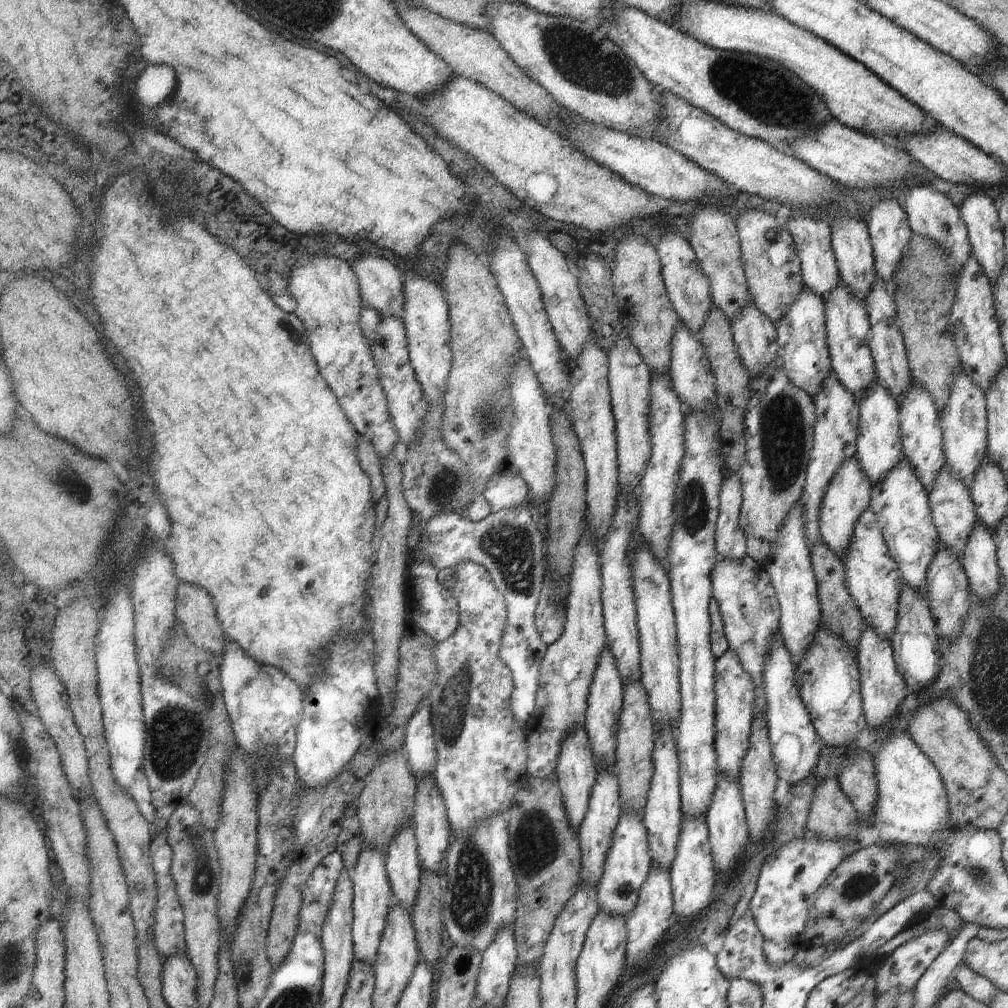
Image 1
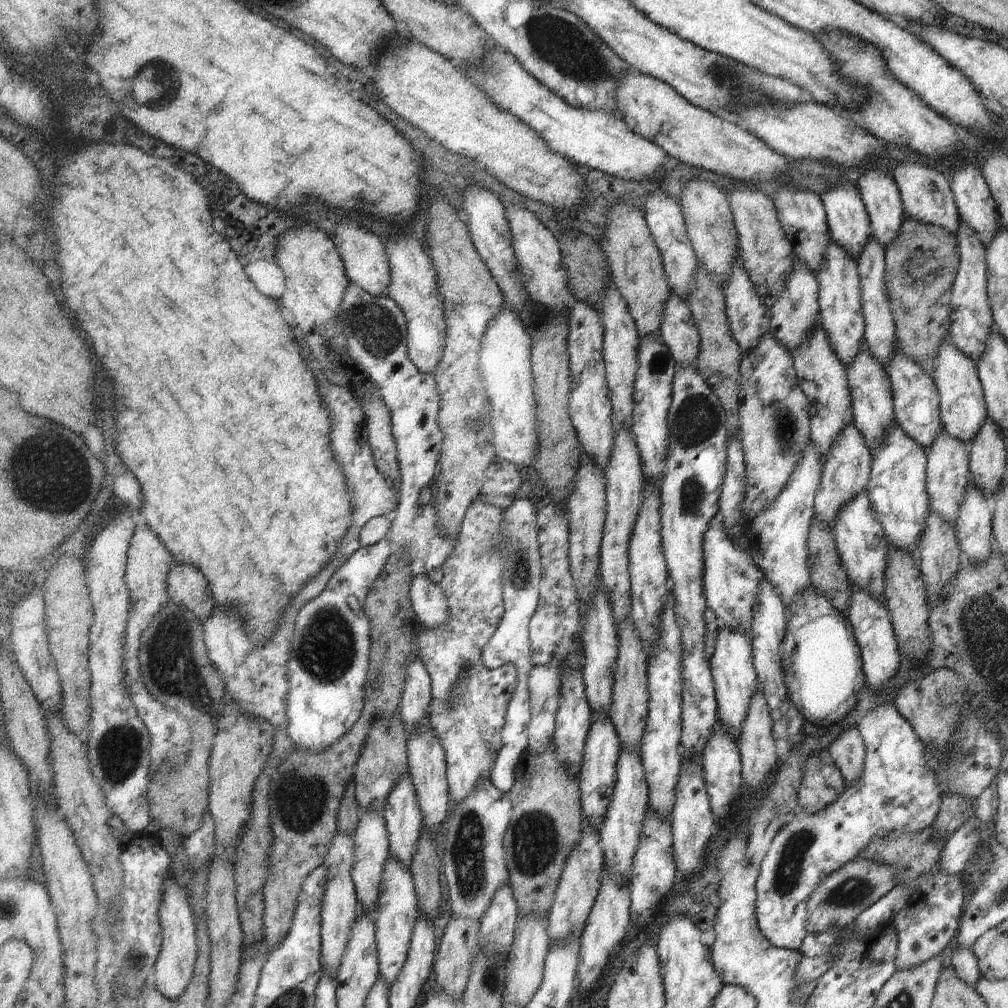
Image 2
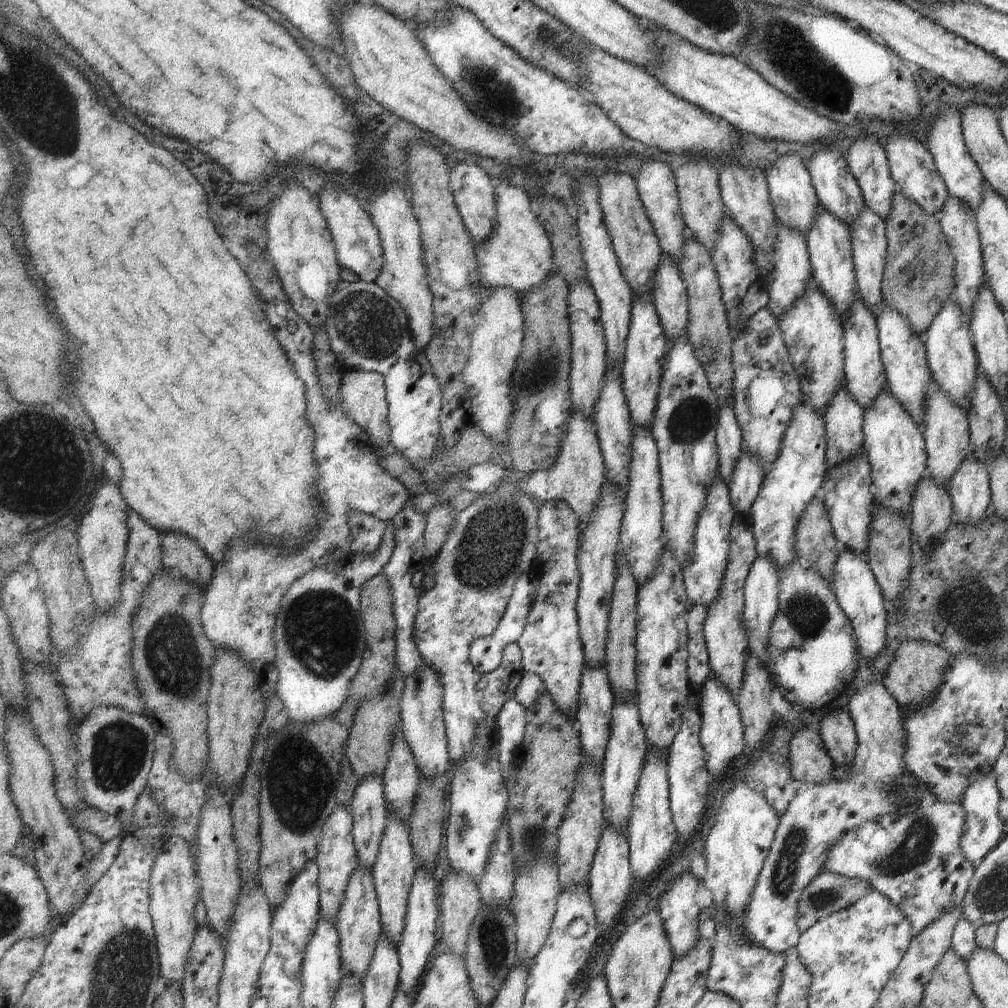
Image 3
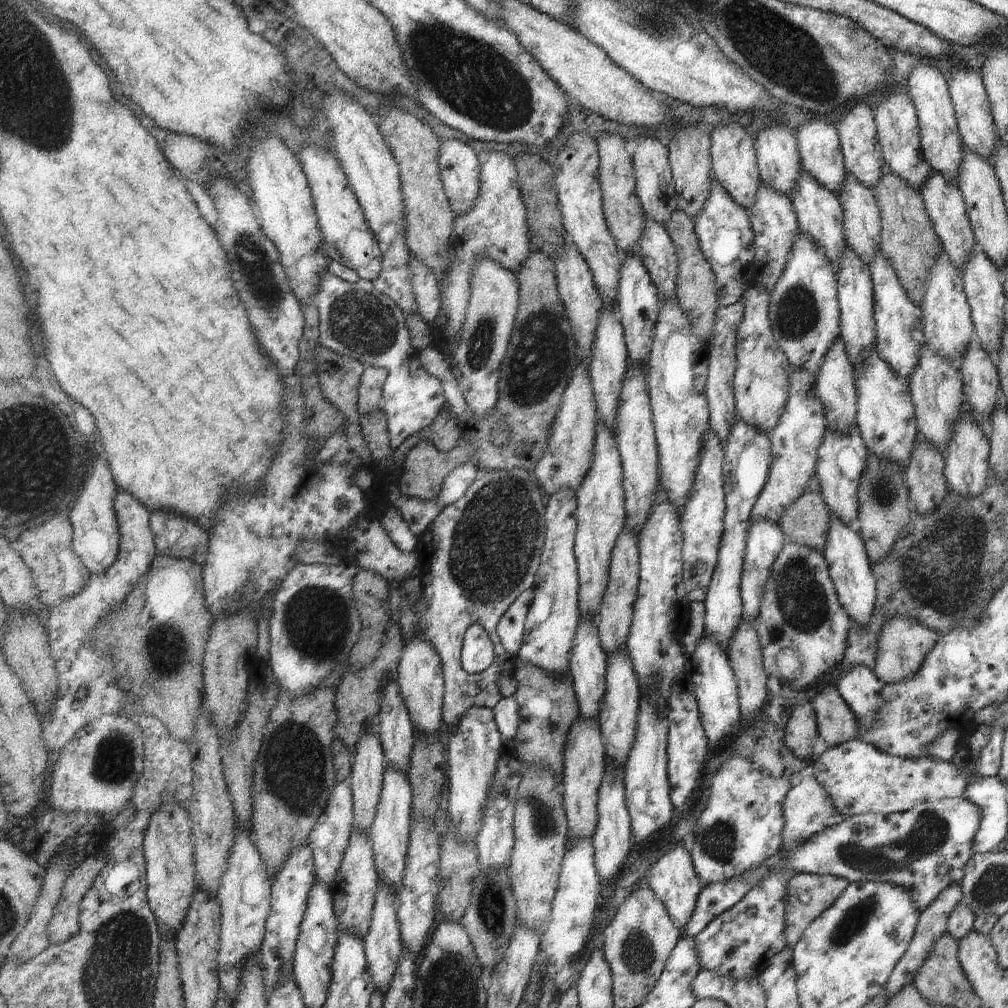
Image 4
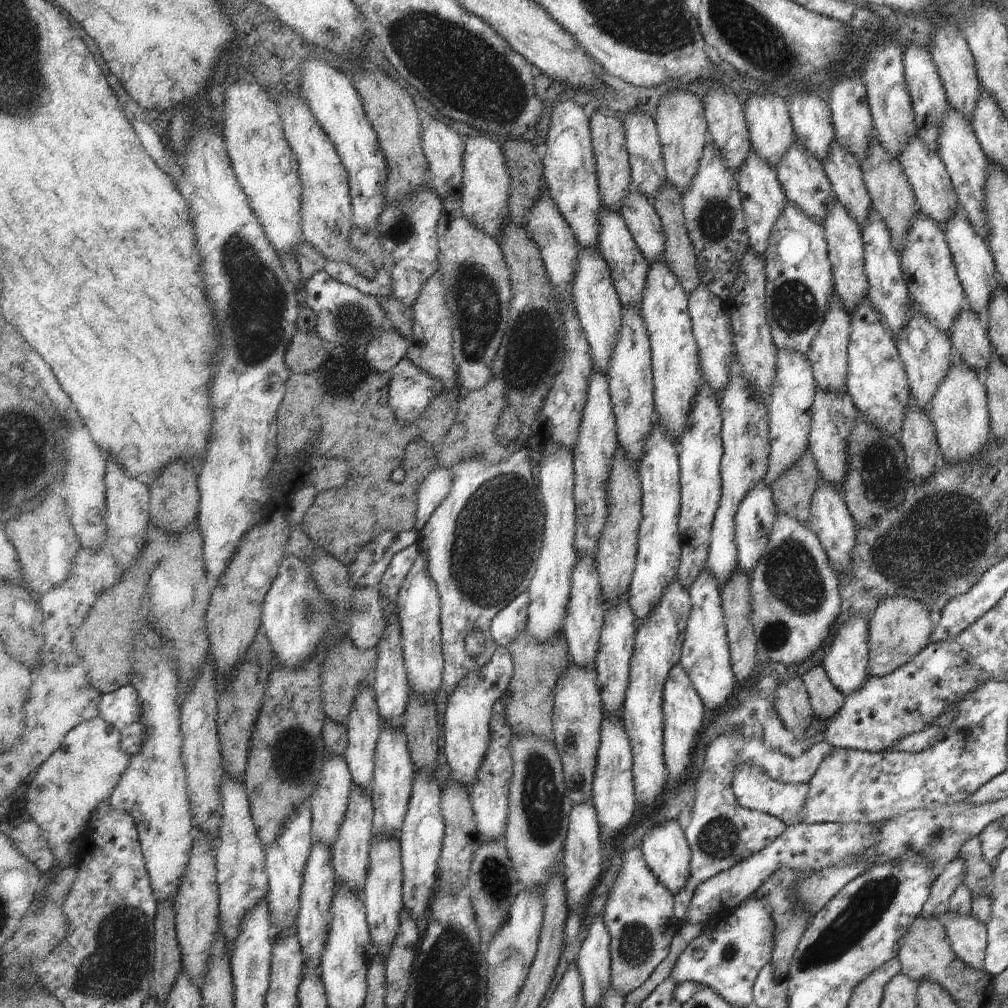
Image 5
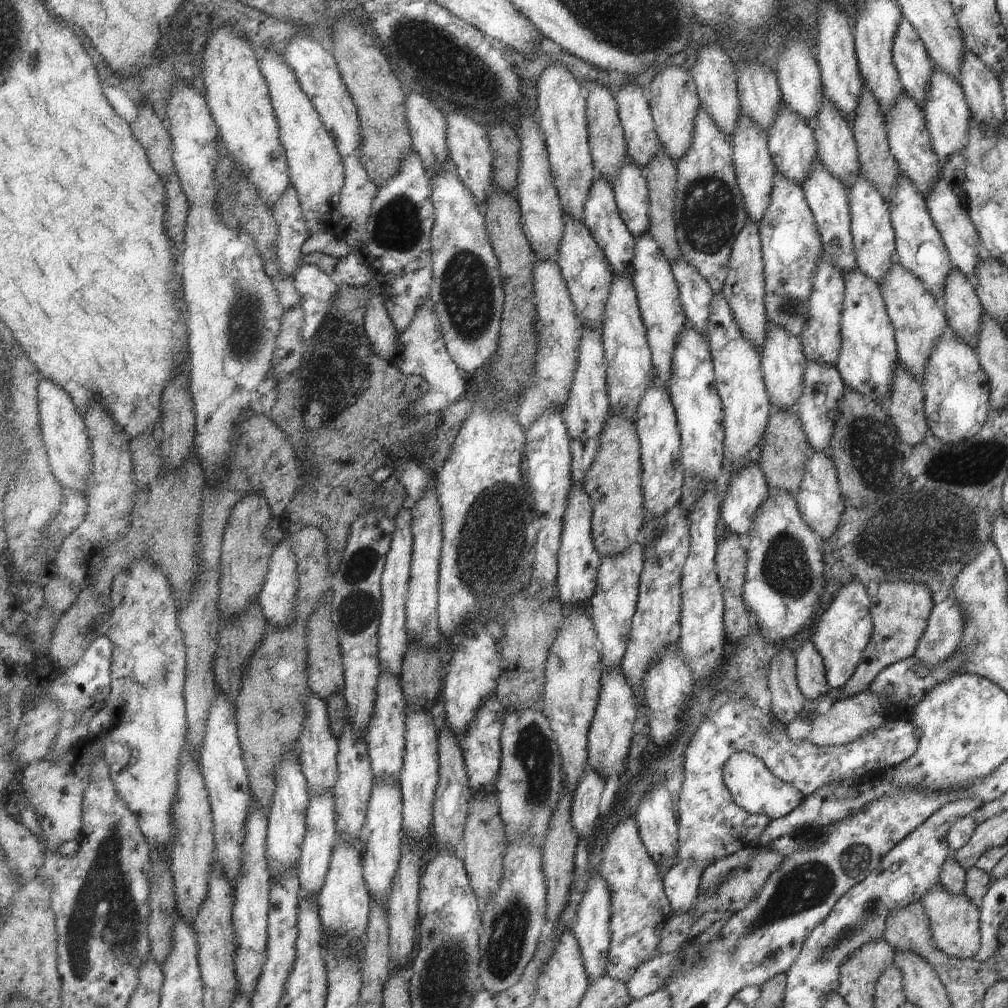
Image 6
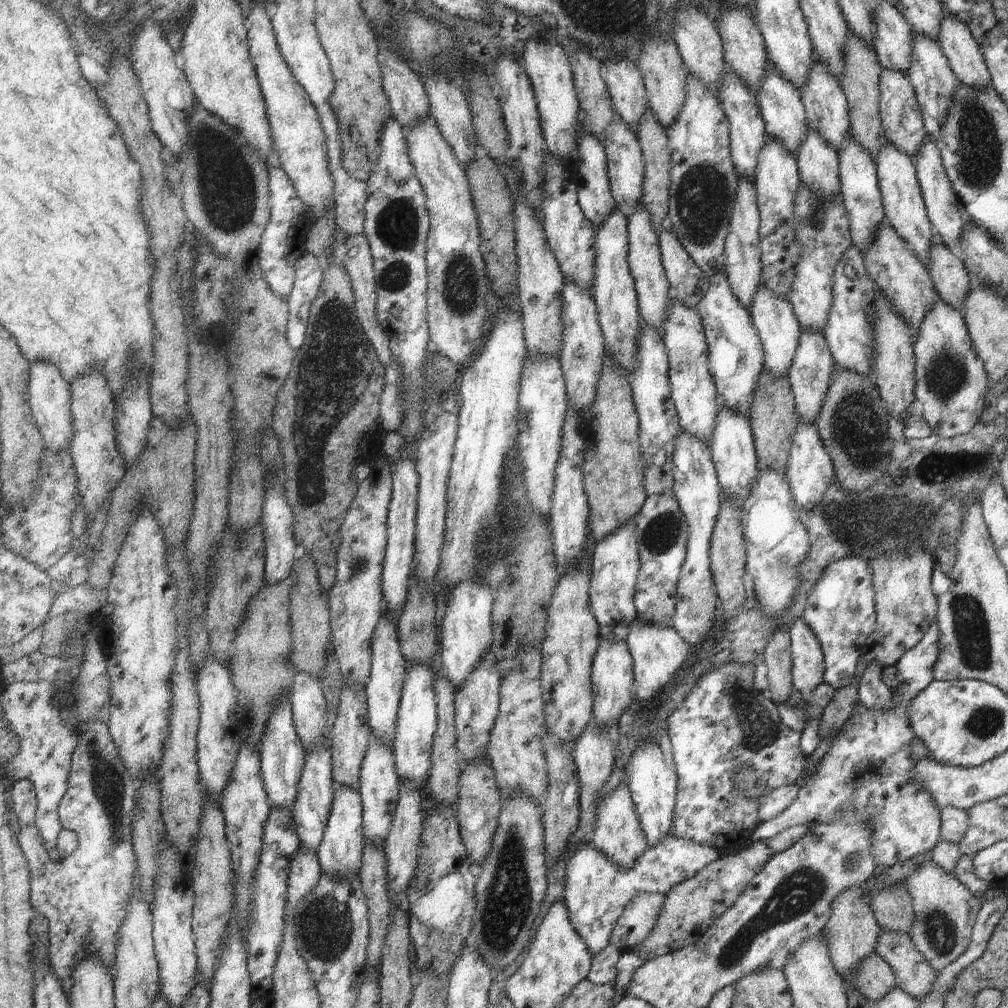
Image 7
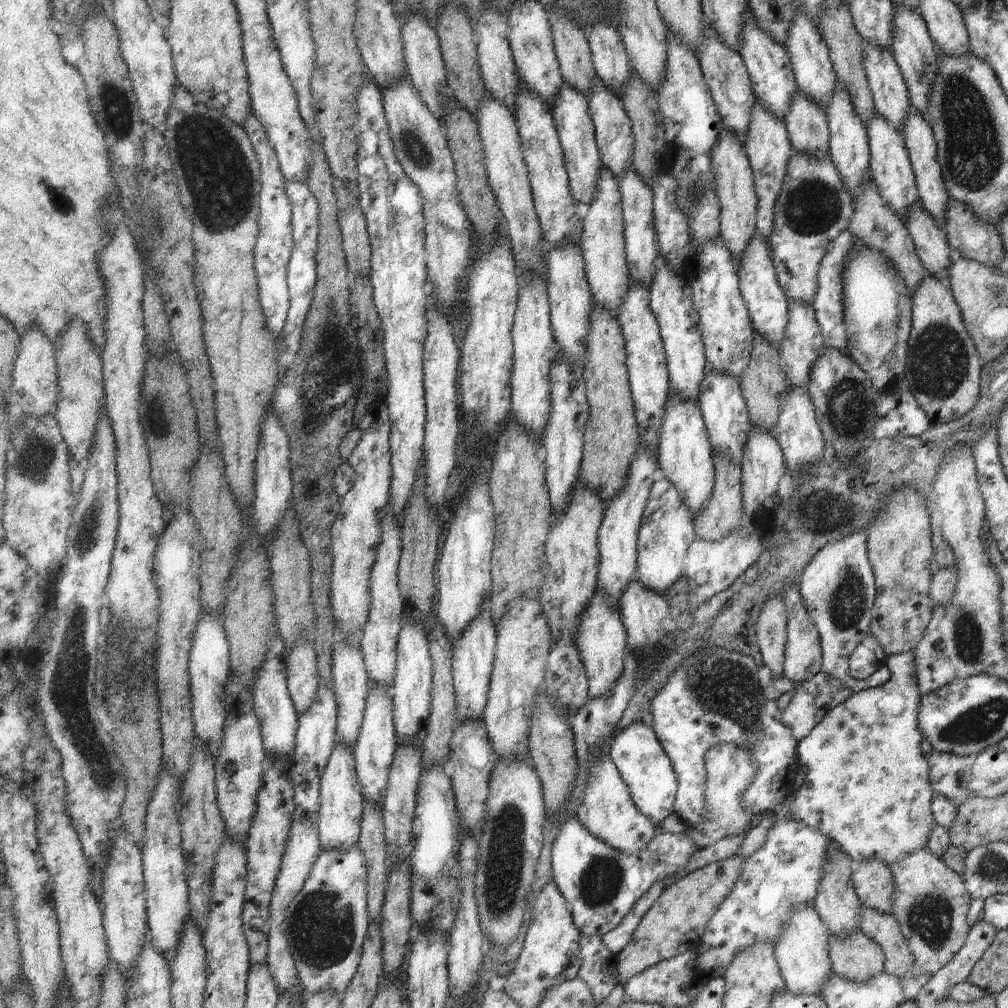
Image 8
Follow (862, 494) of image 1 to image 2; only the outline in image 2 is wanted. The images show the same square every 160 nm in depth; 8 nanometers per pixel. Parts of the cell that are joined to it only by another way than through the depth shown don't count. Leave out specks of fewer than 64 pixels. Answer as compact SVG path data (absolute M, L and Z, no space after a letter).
M852 423L845 425L839 436L832 442L826 461L822 464L820 481L814 496L814 516L831 527L835 515L846 501L865 492L864 488L870 477L871 461L869 449L857 429Z

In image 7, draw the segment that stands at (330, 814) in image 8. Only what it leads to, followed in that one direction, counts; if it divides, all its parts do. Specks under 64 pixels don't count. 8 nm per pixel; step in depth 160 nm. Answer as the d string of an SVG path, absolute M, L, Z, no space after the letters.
M335 785L332 814L329 817L323 842L317 852L320 857L323 875L334 877L337 881L353 881L362 876L362 856L367 842L364 831L364 804L359 790L348 786Z

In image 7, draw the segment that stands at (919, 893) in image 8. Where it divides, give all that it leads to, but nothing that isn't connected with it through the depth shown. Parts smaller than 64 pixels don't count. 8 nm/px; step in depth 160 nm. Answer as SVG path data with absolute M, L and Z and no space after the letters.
M931 860L923 861L908 877L906 877L905 888L912 898L911 904L914 912L913 924L909 936L917 952L921 954L926 963L937 972L953 962L960 954L965 952L969 944L970 932L979 910L981 898L974 897L953 875L941 870Z

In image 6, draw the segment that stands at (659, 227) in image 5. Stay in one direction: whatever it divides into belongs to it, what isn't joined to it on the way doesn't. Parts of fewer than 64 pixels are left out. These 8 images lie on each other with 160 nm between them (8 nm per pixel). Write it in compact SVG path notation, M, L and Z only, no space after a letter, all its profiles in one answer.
M627 156L620 173L611 182L615 188L620 215L633 236L640 237L650 230L650 190L645 171Z

